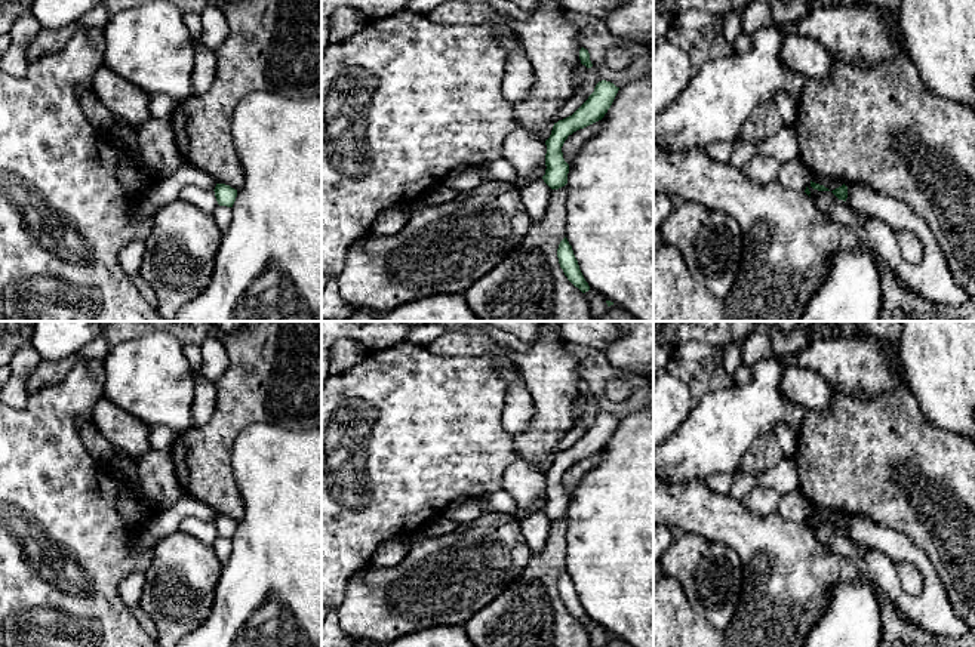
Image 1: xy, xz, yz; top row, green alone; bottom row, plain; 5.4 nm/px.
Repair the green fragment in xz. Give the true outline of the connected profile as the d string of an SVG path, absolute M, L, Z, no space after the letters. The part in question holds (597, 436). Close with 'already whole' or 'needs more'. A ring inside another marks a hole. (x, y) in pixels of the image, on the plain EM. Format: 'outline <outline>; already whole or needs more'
outline M602 412L596 416L588 431L569 449L554 455L550 469L545 472L545 506L544 514L551 521L559 521L568 515L569 496L563 490L562 478L569 466L584 460L605 449L610 440L619 419Z; already whole

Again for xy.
outline M216 515L213 523L219 537L233 539L237 529L237 521L225 515Z; already whole

